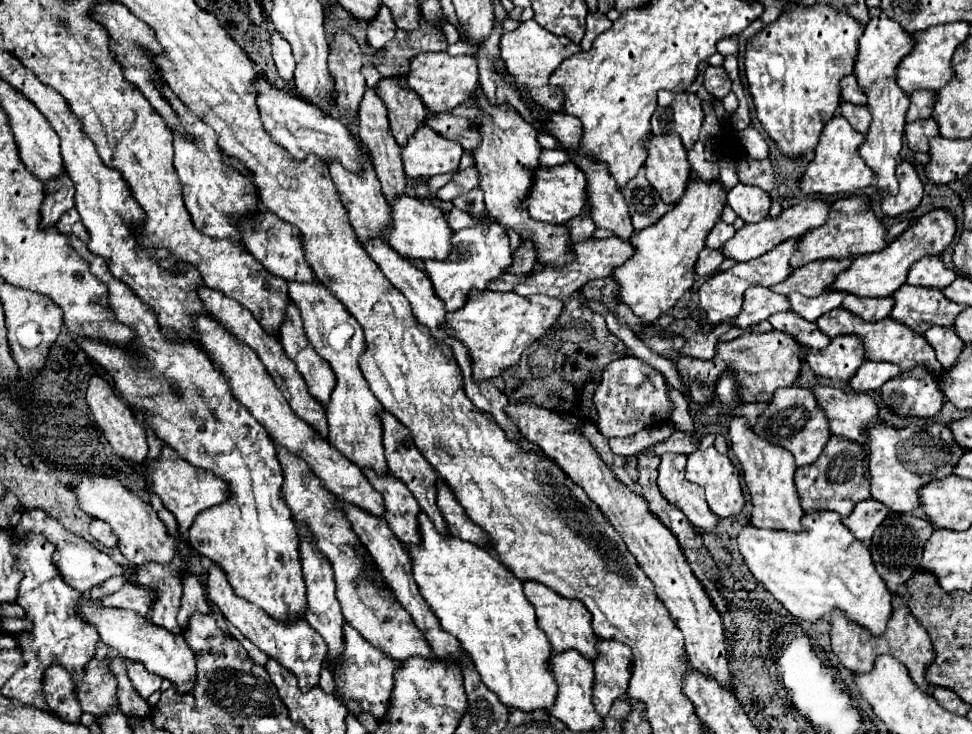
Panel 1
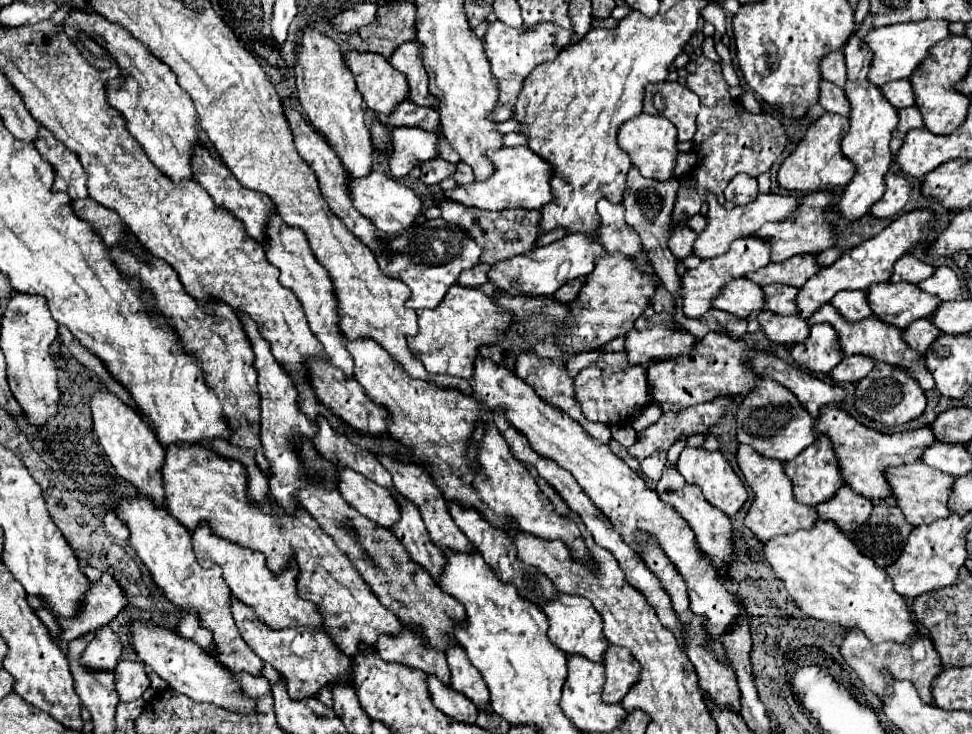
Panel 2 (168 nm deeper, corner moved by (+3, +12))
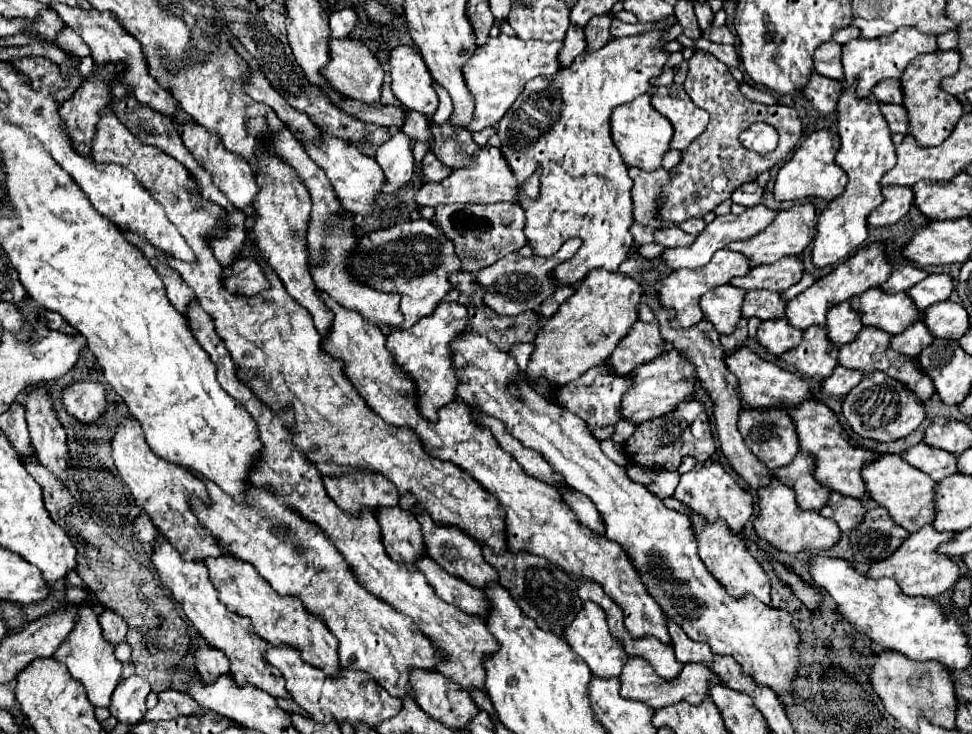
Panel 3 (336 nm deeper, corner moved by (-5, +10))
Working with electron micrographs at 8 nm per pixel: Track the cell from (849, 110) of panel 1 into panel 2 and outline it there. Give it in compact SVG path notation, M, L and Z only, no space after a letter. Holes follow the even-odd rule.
M821 82L821 100L819 104L831 112L831 114L839 114L839 116L849 116L849 100L845 98L843 88L829 84L829 82Z

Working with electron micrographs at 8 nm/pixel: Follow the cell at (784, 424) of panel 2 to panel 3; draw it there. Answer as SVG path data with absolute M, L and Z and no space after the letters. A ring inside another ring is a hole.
M743 408L739 416L739 432L745 438L747 448L753 450L753 454L761 462L765 462L769 470L789 464L801 450L799 436L793 426L793 418L789 416L787 410L781 410L781 408Z

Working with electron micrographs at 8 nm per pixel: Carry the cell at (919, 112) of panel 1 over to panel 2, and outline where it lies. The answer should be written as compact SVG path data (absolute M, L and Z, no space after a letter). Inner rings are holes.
M893 80L889 84L883 84L881 94L885 94L885 100L889 100L889 104L893 104L895 108L907 108L915 102L915 94L909 80Z

